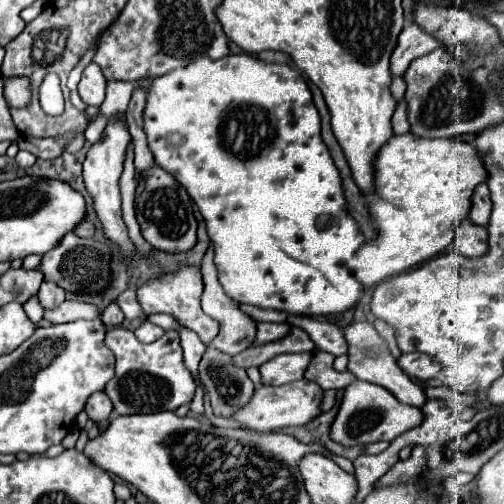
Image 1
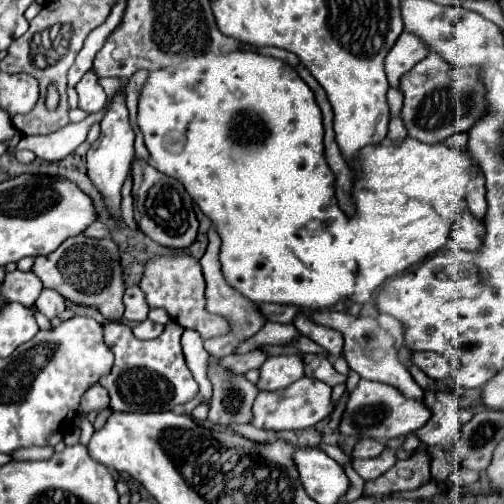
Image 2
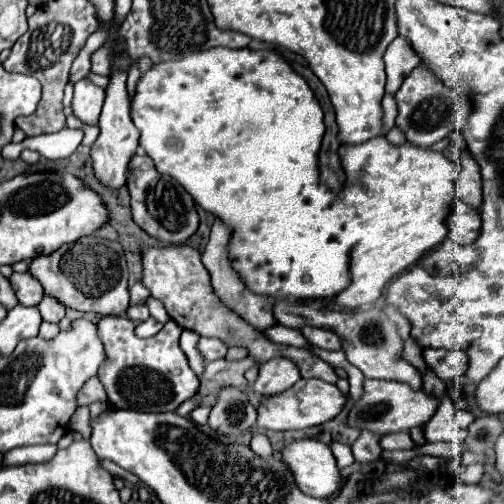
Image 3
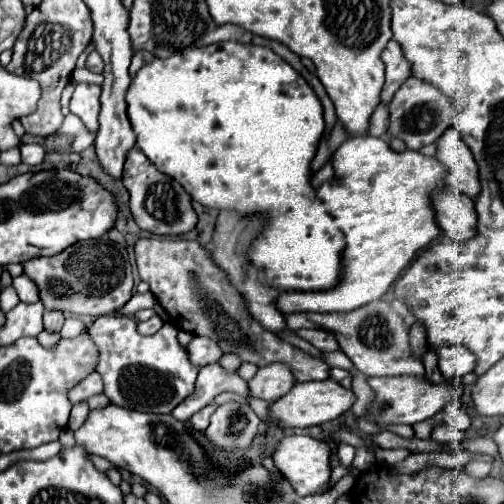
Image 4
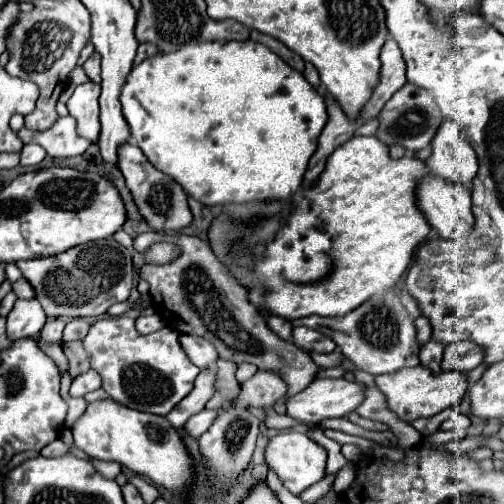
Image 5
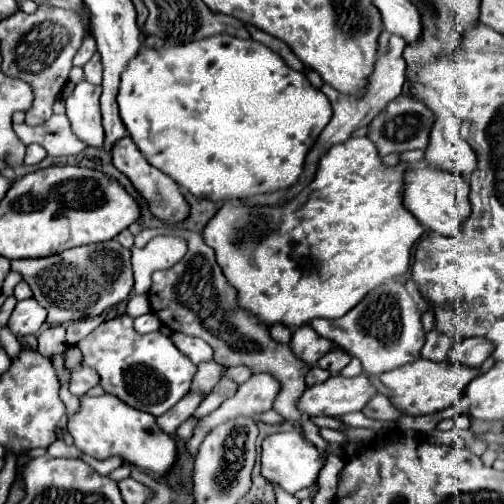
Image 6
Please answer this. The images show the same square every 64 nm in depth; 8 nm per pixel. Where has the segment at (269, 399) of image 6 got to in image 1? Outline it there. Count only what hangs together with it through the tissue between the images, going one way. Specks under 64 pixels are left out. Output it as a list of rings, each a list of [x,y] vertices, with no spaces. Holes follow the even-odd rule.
[[[298,352],[298,354],[280,354],[260,366],[262,382],[270,386],[288,384],[294,380],[302,380],[314,352]]]

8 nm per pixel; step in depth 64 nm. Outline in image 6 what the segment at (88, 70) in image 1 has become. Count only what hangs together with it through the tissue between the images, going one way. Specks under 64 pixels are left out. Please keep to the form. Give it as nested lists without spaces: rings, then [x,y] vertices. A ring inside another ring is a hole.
[[[80,82],[72,96],[66,100],[66,116],[70,118],[74,134],[88,146],[102,148],[104,130],[100,116],[100,98],[102,88],[90,82]]]

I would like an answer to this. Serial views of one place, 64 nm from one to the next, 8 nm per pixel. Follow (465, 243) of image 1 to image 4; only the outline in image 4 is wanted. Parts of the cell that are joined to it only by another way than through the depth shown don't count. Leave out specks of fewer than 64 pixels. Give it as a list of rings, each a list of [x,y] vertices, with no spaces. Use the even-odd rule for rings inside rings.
[[[438,192],[434,194],[434,210],[440,228],[454,242],[466,242],[478,234],[478,216],[474,210],[474,200],[460,196],[458,192]]]

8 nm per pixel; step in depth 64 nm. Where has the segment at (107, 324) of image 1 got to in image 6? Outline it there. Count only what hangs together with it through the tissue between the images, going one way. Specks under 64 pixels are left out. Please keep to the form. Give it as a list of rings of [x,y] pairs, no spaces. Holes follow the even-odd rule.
[[[114,238],[100,244],[70,248],[46,258],[12,260],[12,270],[22,274],[22,278],[32,288],[36,302],[46,308],[48,324],[64,324],[100,316],[108,308],[126,300],[134,286],[130,250]]]

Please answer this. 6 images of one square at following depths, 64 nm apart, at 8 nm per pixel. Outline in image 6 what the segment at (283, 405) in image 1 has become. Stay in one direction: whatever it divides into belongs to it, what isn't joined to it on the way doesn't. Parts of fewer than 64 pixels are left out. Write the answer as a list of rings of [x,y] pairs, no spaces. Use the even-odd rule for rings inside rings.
[[[366,374],[344,378],[330,376],[326,382],[306,388],[300,396],[296,408],[306,416],[344,416],[348,412],[358,412],[376,394],[374,386],[368,382]]]

